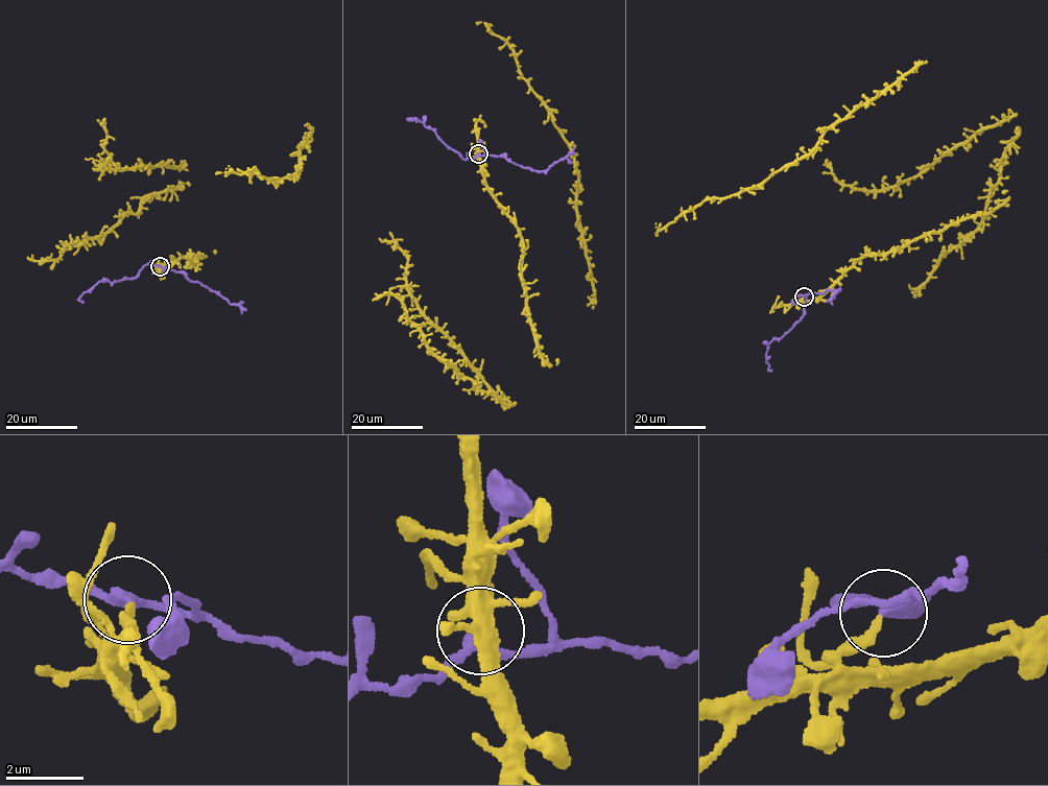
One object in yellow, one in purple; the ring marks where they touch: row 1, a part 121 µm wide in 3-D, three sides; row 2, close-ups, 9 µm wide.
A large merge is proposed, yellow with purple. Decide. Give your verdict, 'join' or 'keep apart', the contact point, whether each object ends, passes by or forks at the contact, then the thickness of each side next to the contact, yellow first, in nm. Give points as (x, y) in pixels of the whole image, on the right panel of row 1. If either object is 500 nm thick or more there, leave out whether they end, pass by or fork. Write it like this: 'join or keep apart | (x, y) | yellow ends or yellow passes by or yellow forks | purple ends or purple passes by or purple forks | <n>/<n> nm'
keep apart | (804, 296) | yellow ends | purple passes by | 200/260 nm

